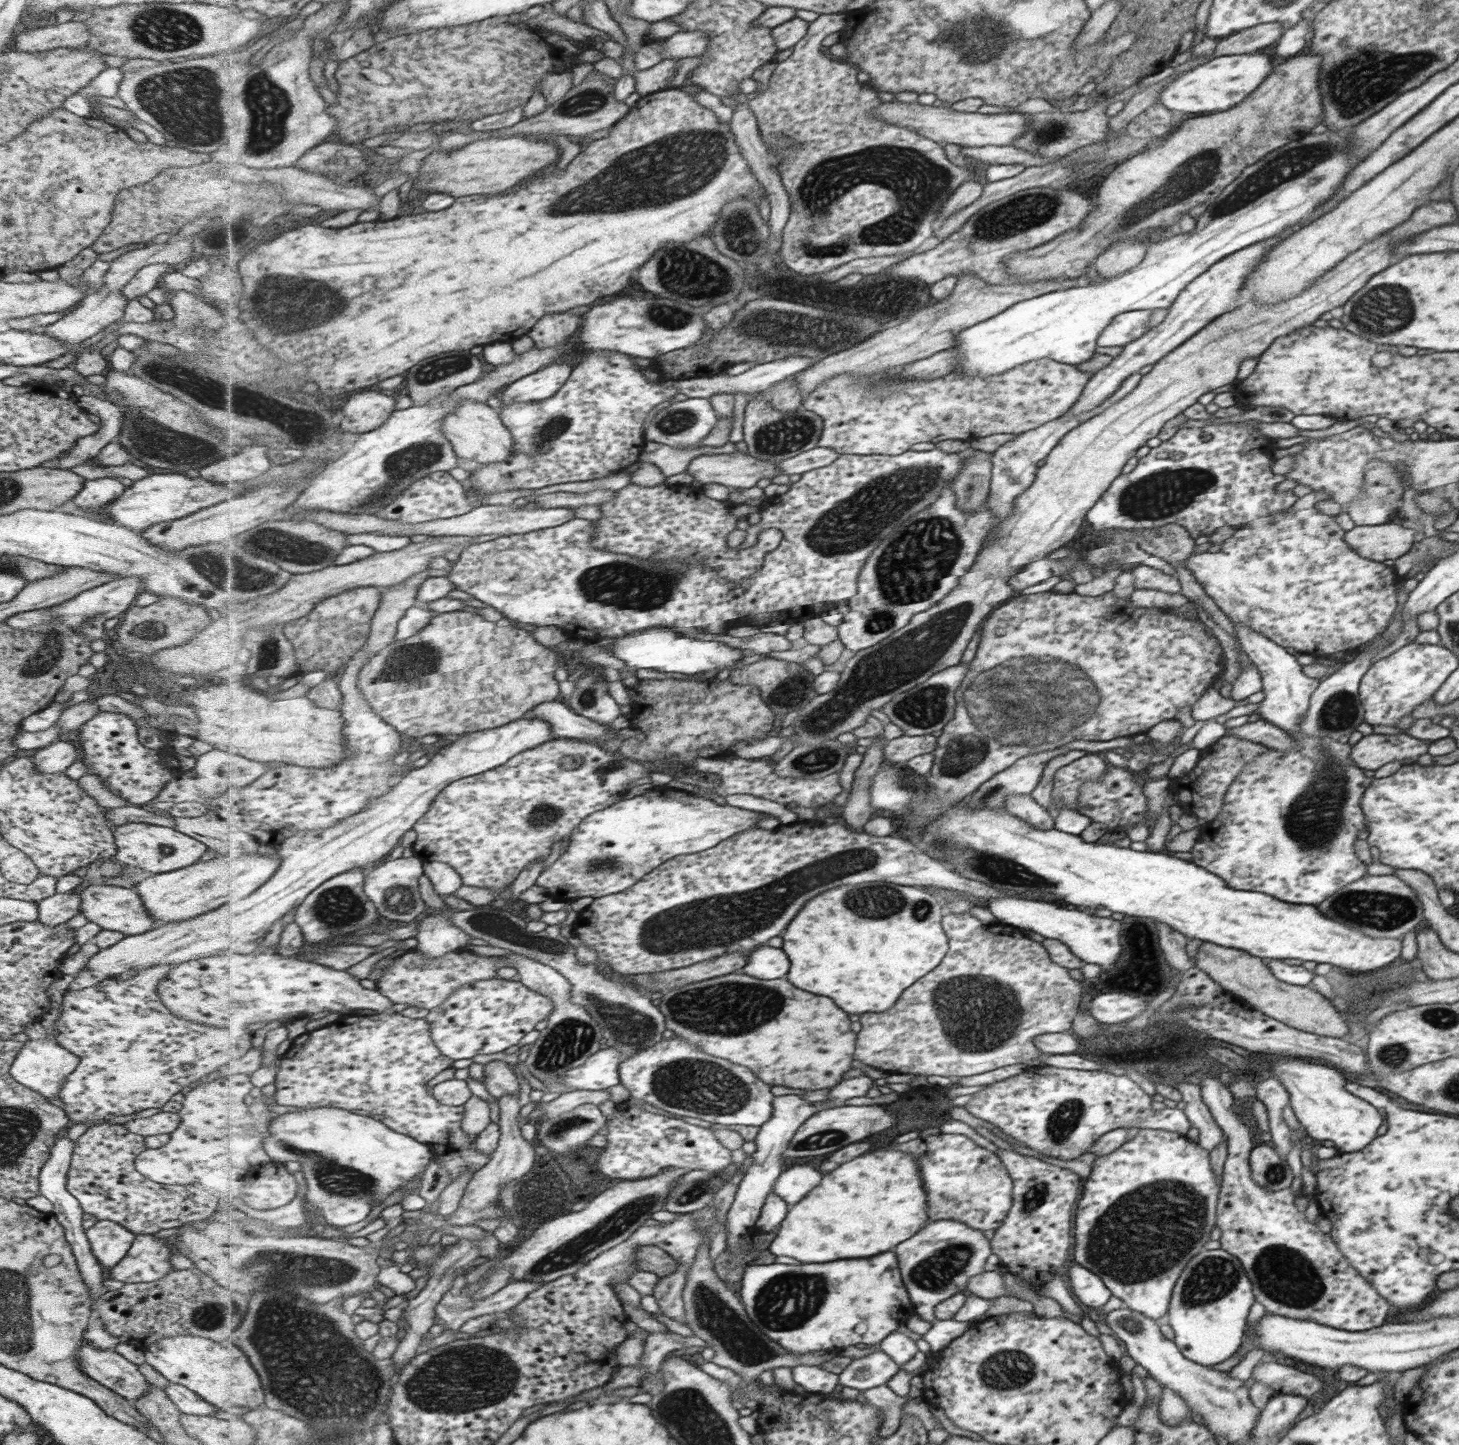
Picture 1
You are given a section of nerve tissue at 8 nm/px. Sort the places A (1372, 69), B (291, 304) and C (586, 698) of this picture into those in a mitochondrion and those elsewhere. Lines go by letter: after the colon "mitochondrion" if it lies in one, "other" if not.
A: mitochondrion
B: mitochondrion
C: mitochondrion

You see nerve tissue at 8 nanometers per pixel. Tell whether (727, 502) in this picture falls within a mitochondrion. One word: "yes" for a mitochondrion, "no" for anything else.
no

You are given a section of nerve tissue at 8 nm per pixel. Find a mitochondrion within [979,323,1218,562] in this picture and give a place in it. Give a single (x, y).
(1158, 495)

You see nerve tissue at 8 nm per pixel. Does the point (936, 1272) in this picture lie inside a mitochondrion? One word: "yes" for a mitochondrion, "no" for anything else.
yes

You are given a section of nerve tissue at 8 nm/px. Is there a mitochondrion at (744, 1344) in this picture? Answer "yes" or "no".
yes

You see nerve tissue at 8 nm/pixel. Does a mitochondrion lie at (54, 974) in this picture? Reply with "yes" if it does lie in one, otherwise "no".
no

